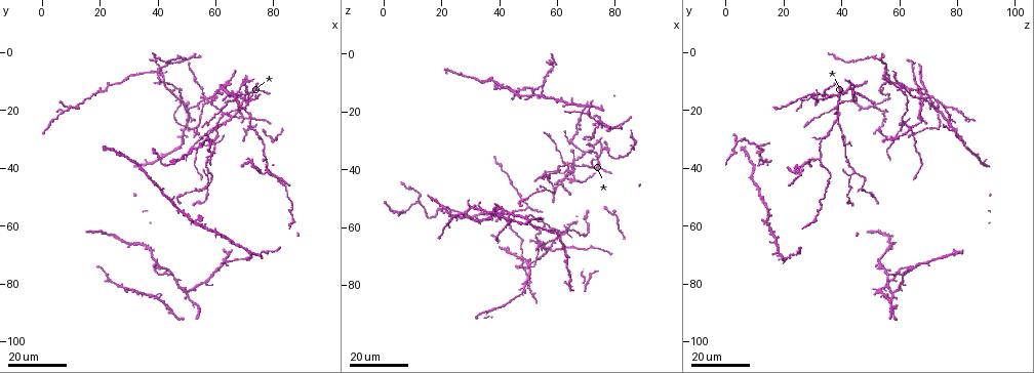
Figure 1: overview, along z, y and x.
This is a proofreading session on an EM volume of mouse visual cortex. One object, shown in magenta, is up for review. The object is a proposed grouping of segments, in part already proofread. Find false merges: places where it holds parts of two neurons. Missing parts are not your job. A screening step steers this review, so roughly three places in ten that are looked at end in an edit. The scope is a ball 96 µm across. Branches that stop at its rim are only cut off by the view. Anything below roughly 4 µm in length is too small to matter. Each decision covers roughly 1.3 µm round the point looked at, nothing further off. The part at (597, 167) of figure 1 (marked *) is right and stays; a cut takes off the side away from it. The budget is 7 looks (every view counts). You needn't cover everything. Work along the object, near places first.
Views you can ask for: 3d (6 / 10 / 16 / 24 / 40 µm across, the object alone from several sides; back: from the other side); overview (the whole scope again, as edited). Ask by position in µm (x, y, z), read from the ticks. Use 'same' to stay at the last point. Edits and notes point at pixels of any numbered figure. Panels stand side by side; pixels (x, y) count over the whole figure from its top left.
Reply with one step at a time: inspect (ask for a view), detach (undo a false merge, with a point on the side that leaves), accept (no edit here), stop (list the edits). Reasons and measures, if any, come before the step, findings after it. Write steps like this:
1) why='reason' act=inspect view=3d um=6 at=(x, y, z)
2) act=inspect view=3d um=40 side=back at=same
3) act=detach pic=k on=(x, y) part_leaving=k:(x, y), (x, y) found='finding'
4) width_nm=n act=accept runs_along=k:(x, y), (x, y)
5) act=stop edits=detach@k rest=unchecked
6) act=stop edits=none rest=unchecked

why='four or more arms meet' act=inspect view=3d um=16 at=(72, 38, 28)

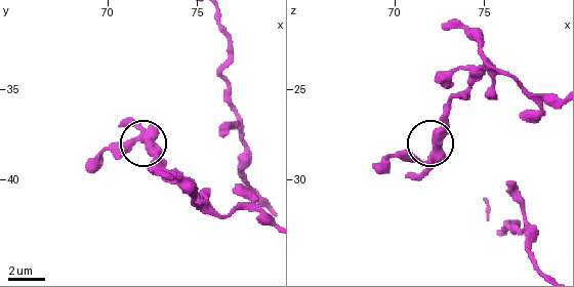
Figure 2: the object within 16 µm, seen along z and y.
act=inspect view=3d um=6 at=same

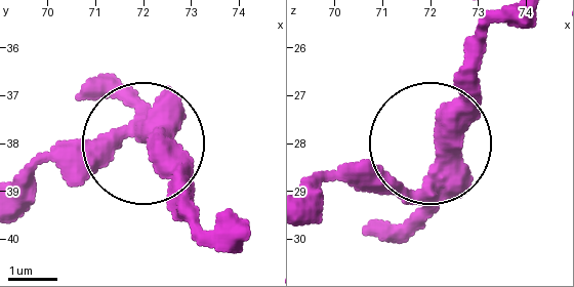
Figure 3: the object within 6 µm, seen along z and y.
act=accept found='all the same neuron'

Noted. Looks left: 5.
why='looks like a crossing' act=inspect view=3d um=16 at=(55, 32, 12)

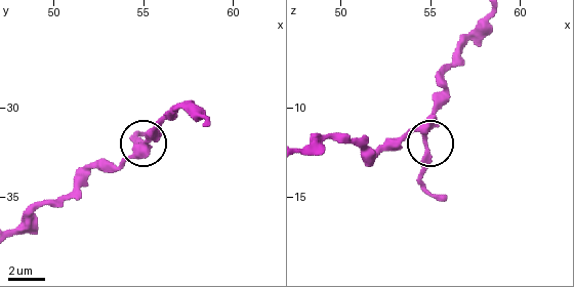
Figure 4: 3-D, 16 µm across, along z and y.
why='zoom in' act=inspect view=3d um=10 at=(54.7, 32.3, 11.5)

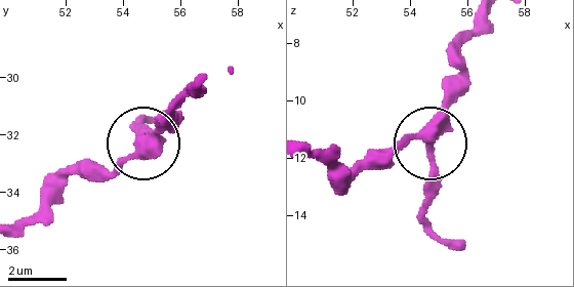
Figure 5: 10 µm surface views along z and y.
act=accept runs_along=5:(303, 151), (363, 168), (421, 138), (428, 151), (428, 230) found='one neuron here'

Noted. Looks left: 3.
why='looks like a crossing' act=inspect view=3d um=16 at=(76, 41, 24)

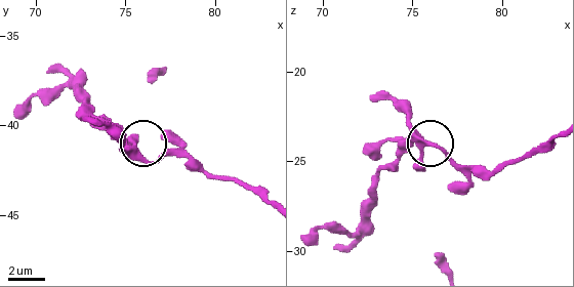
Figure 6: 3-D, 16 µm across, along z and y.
why='zoom in' act=inspect view=3d um=10 at=(75.1, 41.5, 23.5)

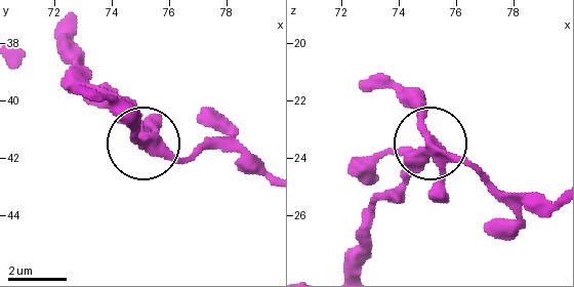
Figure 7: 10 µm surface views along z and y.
why='from behind' act=inspect view=3d um=10 side=back at=(75.1, 41.4, 23.4)

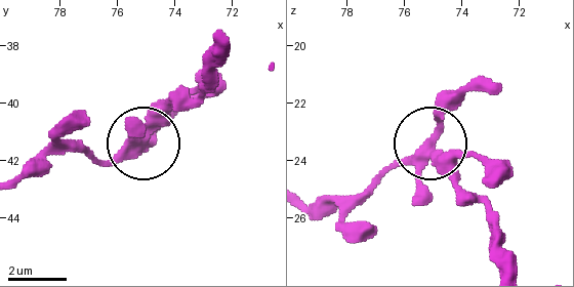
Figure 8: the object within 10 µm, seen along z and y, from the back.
side_arm_um=11 act=accept found='one neuron here'

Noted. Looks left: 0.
act=stop edits=none rest=unchecked

